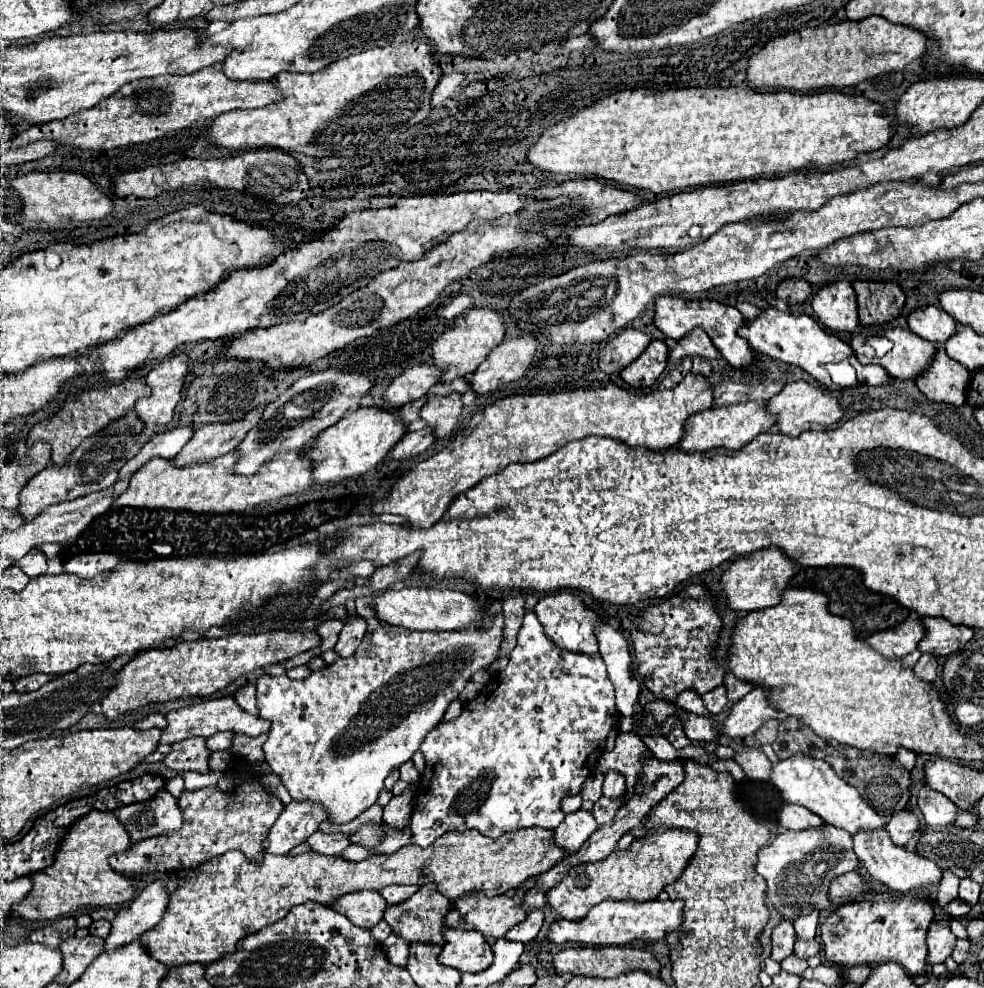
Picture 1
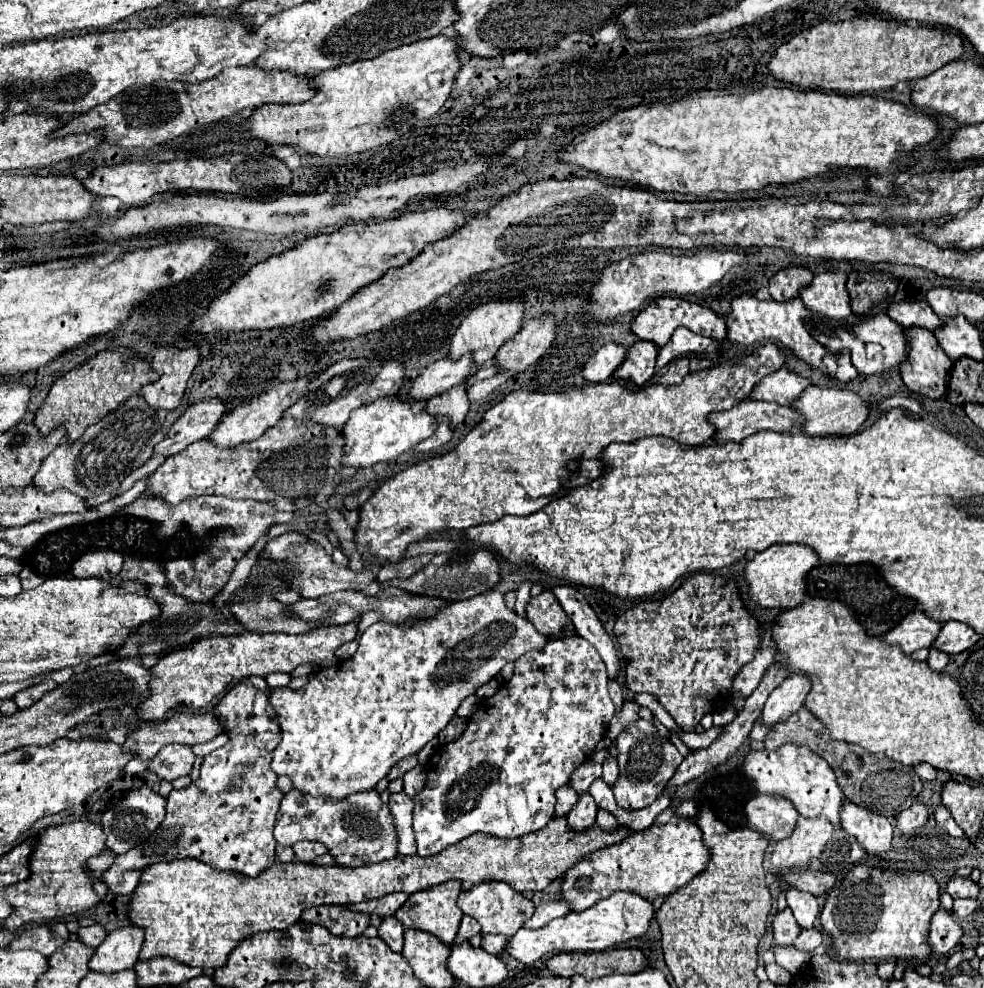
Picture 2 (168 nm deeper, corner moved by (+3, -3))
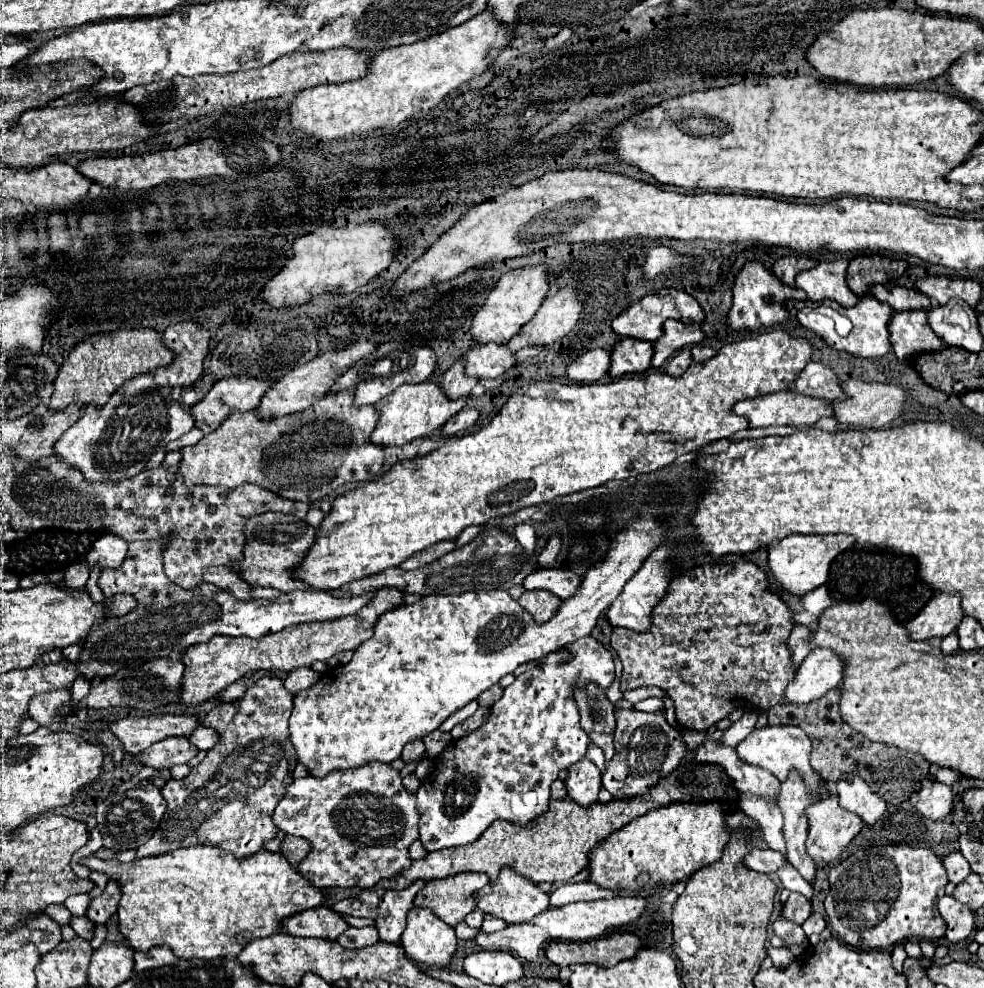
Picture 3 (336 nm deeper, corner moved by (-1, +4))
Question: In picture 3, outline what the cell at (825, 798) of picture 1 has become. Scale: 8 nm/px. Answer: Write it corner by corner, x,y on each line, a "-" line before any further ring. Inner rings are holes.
767,725
765,729
755,729
751,735
747,735
737,745
737,755
745,763
771,771
779,781
785,781
791,771
797,771
797,773
801,773
807,791
817,791
821,797
833,797
829,791
829,783
825,779
821,779
821,775
817,775
817,771
811,769
809,751
811,751
809,737
805,735
805,731
801,731
801,727
793,727
793,725
779,725
779,727

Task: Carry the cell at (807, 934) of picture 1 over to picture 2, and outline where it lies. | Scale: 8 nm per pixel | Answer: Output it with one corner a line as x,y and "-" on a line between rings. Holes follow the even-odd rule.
787,890
785,892
787,898
787,906
793,910
795,920
801,928
813,928
815,918
819,914
819,904
817,898
809,892
801,892
801,890

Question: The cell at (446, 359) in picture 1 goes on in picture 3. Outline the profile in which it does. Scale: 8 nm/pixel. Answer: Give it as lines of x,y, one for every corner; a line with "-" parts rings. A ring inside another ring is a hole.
545,265
523,267
523,269
505,273
497,281
495,289
489,293
485,303
481,305
481,309
473,315
471,329
469,329
473,341
475,343
497,343
497,345
509,343
509,339
515,337
519,333
519,329
537,313
547,291
549,291
549,285
547,285
547,267

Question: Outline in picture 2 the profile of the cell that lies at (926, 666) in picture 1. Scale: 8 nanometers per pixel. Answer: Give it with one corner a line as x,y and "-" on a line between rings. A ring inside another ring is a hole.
931,648
929,660
927,660
927,664
929,664
931,670
941,672
941,670
947,666
947,662
949,662
949,656
947,656
945,652
941,652
941,650
937,650
937,648

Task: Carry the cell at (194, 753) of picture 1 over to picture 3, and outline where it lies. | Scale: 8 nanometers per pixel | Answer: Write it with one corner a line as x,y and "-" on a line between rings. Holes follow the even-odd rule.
169,737
159,743
153,743
153,747
137,755
137,761
161,771
161,769
171,769
173,765
189,763
189,759
193,759
197,753
199,753
197,747
191,749
187,737

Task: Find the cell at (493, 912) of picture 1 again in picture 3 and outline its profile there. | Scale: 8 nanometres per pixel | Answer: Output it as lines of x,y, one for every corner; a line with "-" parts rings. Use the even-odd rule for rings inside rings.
503,867
499,877
495,881
491,881
489,885
485,885
481,891
477,891
473,895
473,899
483,913
495,915
495,917
503,919
505,923
525,923
525,921
533,919
535,915
543,913
547,909
547,903
549,903
547,893
543,893
535,883
523,879
521,875
517,875
509,867

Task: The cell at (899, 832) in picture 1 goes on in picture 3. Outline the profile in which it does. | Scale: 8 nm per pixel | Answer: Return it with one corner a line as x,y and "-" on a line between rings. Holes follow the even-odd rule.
935,781
935,785
923,787
919,791
919,801
915,807
927,819
937,821
937,819
943,819
951,811
951,805
953,805
951,787

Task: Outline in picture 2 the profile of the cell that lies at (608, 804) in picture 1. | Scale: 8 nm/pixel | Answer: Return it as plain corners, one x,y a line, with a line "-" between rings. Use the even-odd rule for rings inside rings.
637,720
629,724
617,736
615,748
619,762
619,778
613,784
613,794
617,804
625,810
639,810
649,806
663,792
667,780
683,762
683,756
677,752
677,748
667,738
663,738
649,720

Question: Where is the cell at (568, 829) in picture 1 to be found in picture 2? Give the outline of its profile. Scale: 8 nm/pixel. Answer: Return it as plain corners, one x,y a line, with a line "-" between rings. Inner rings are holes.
587,792
587,794
579,794
579,800
567,814
567,820
573,830
583,830
595,822
595,814
597,814
597,804
593,796

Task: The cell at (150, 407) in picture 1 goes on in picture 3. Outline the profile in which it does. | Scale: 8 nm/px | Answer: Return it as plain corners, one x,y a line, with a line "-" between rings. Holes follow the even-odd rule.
193,321
175,323
163,333
163,343
175,353
167,367
155,369
155,383
169,387
191,387
203,371
203,359
209,351
209,331

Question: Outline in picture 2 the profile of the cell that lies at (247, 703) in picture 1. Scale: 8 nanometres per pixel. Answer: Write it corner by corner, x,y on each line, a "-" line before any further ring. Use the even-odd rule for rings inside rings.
239,682
233,688
229,688
229,692
221,698
221,702
213,708
213,714
221,722
223,732
229,736
227,744
205,756
201,764
201,776
197,780
193,780
187,788
169,792
165,820
151,834
151,838
141,846
129,850
127,854
115,858
115,864
101,878
113,894
117,896
133,894
141,870
145,866
173,858
197,858
213,868
237,870
247,876
257,876
275,862
277,842
273,838
273,826
275,826
275,816
279,812
279,804
283,800
283,792
277,788
277,774
271,770
271,760
273,760
273,750
281,740
281,728
277,712
269,702
269,690
257,690
251,684

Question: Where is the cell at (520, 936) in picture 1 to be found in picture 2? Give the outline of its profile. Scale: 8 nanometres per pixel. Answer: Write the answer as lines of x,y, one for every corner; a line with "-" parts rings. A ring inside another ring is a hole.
561,898
561,900
541,902
541,904
537,906
535,914
525,922
525,928
531,928
531,930
541,928
541,926
549,924
551,920
555,920
555,918
559,918
559,916
565,916
565,914
569,914
569,912
571,912
571,906
569,906
569,902
563,900
563,898

